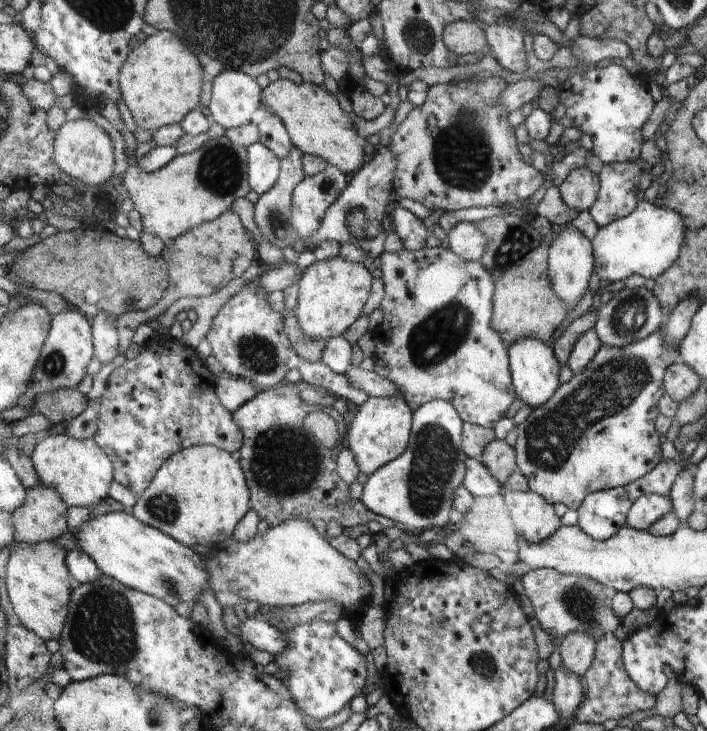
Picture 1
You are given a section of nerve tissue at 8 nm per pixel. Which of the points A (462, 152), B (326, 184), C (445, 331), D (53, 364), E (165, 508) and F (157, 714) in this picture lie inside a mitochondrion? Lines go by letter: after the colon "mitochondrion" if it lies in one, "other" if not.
A: mitochondrion
B: mitochondrion
C: mitochondrion
D: mitochondrion
E: mitochondrion
F: mitochondrion

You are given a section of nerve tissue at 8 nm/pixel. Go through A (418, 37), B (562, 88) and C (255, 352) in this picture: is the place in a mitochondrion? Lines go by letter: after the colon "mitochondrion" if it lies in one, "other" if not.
A: mitochondrion
B: other
C: mitochondrion

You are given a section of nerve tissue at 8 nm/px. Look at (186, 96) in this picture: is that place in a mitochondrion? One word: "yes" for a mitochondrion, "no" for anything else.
no

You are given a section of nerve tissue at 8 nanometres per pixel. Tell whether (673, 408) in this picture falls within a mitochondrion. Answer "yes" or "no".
no

